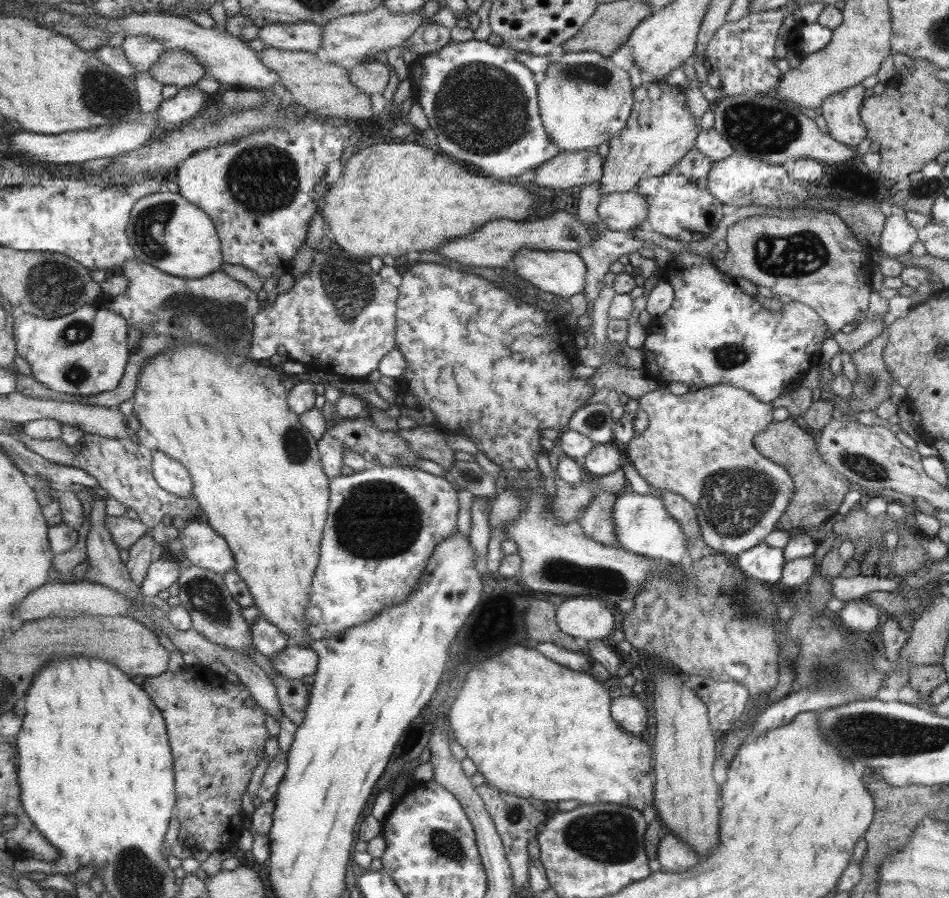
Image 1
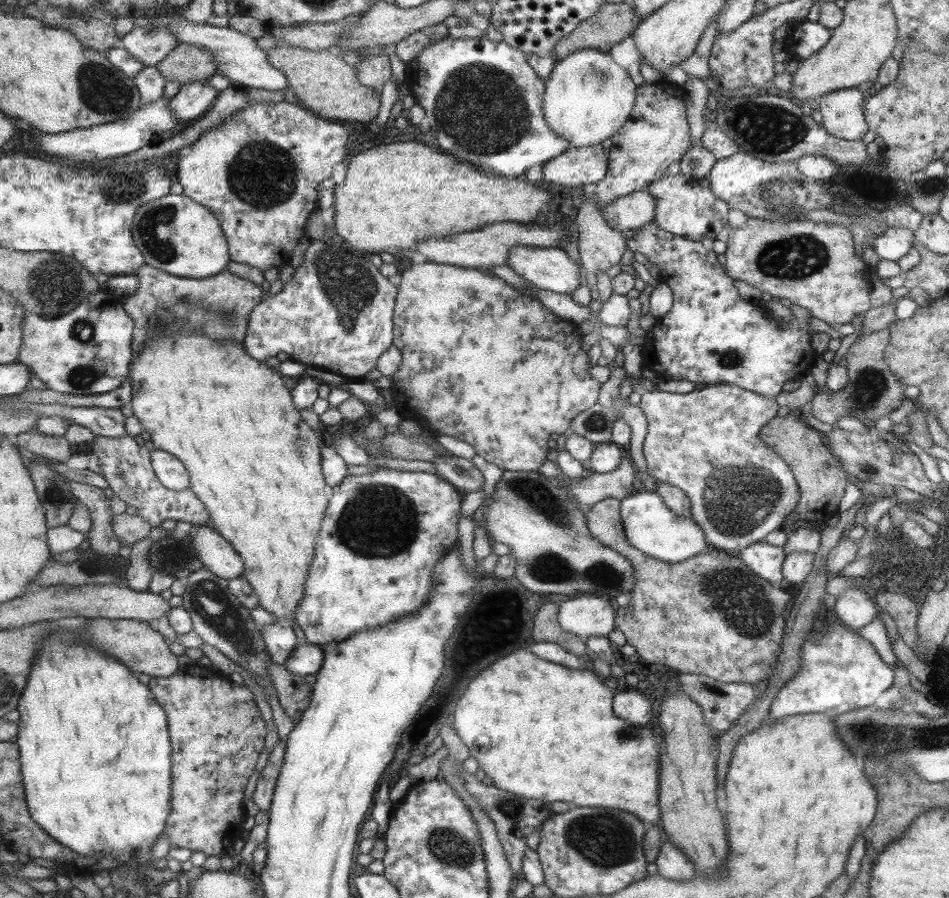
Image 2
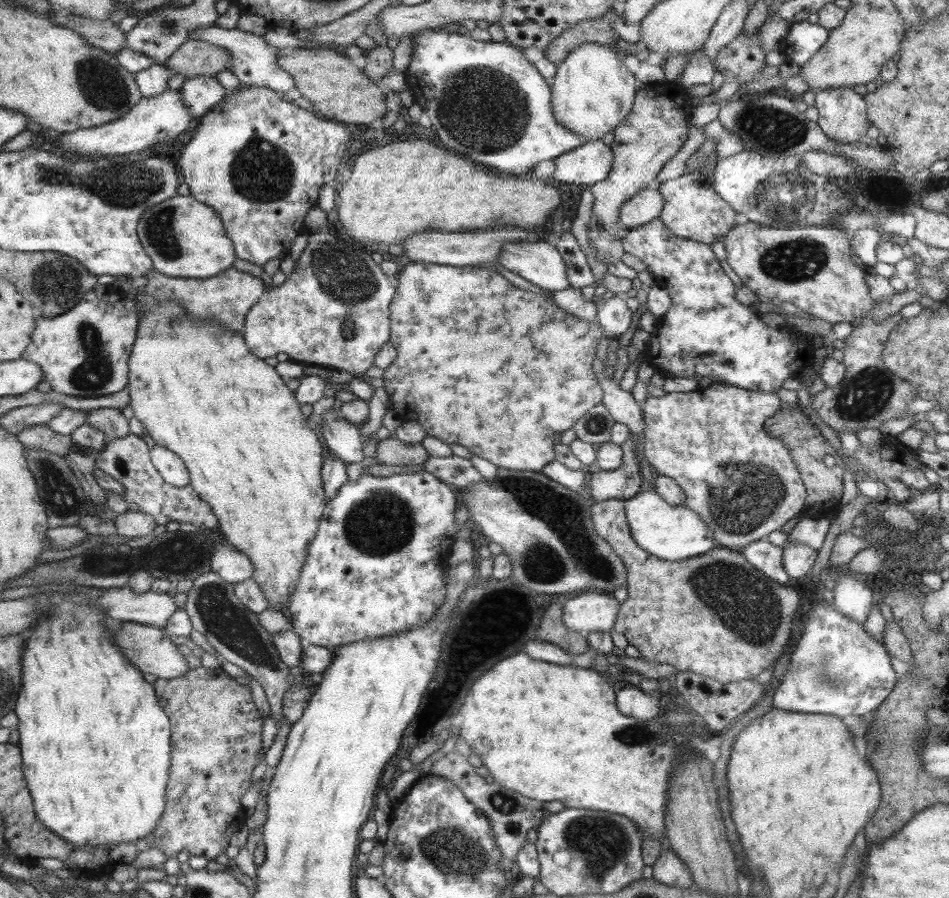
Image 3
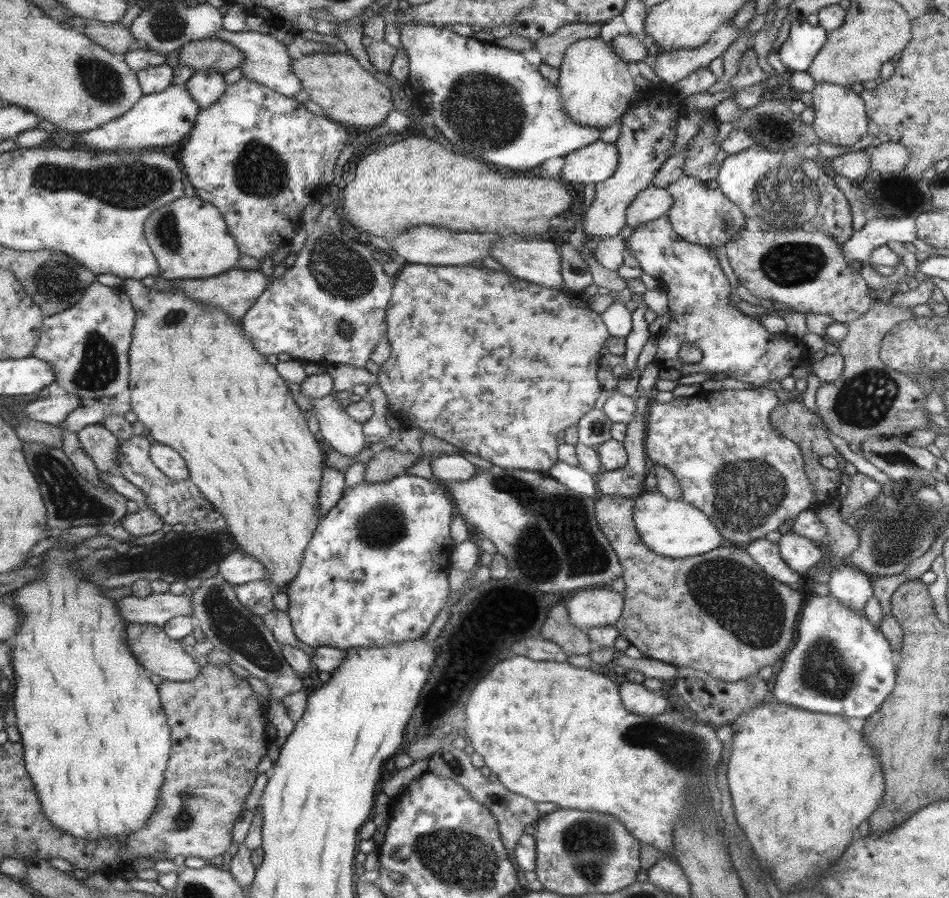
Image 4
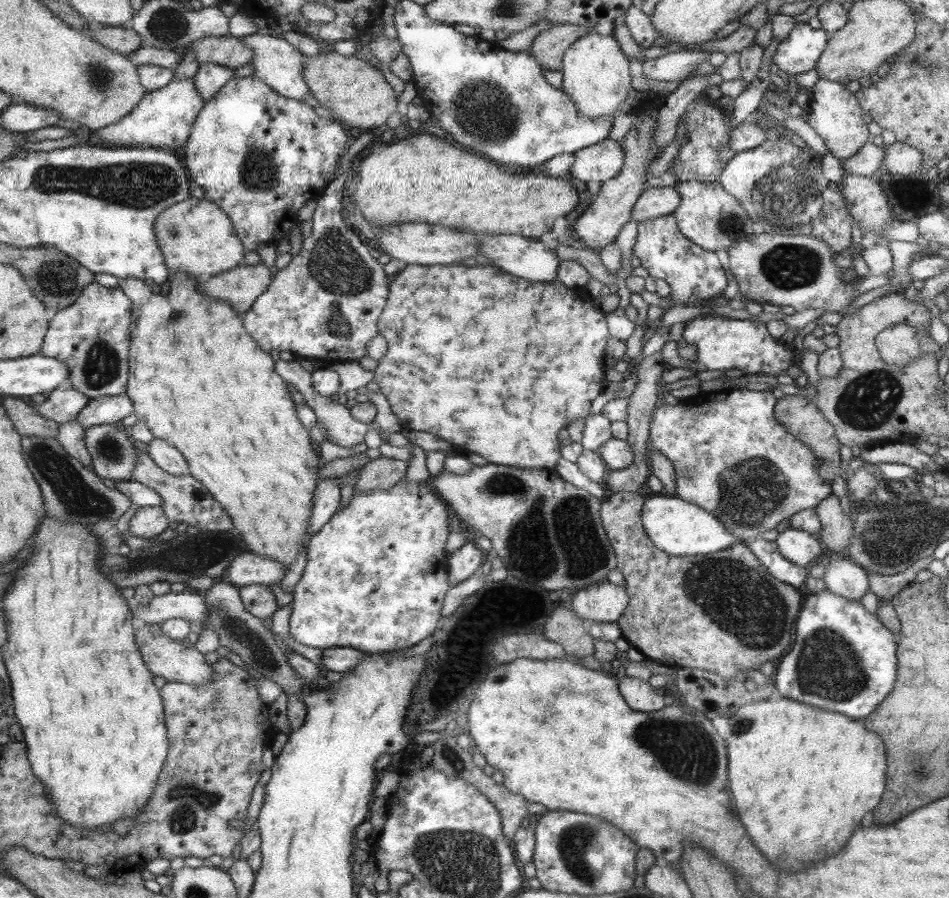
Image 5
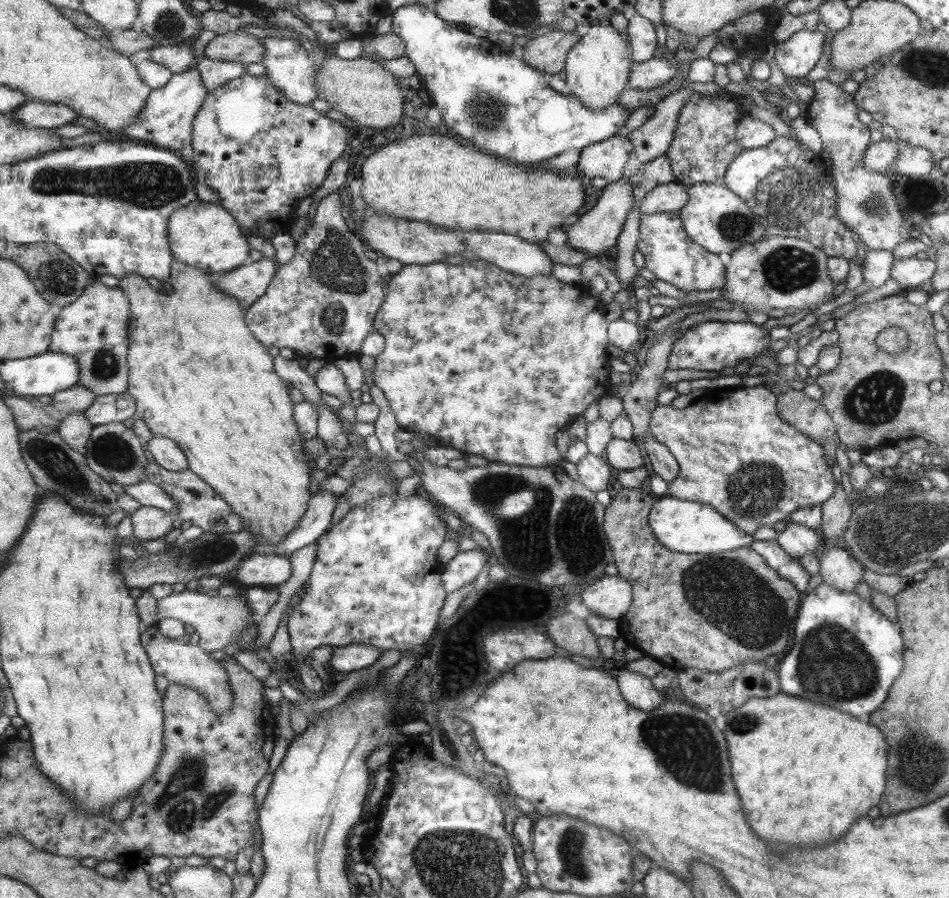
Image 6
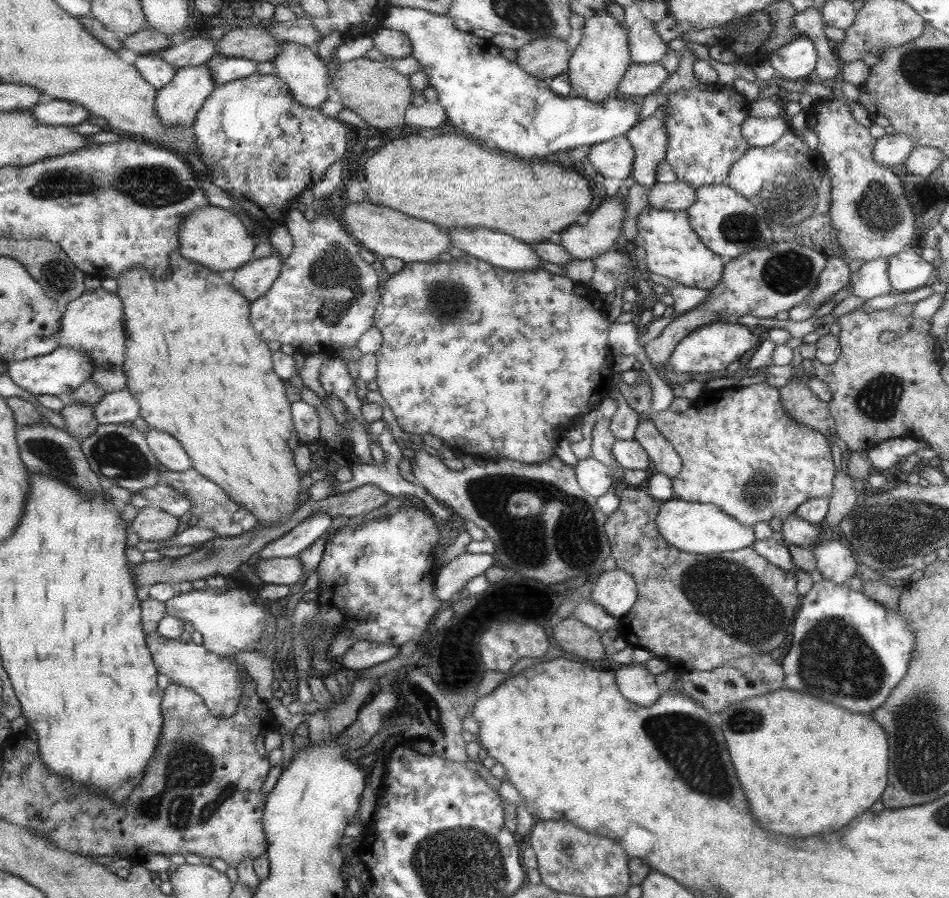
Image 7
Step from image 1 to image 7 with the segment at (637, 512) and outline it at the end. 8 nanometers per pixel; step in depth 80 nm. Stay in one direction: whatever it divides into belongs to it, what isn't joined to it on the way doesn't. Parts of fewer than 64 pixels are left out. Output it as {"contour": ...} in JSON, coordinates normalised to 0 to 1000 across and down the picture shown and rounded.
{"contour":[[[706,555],[698,559],[692,573],[691,584],[693,584],[694,595],[701,598],[703,606],[718,615],[747,618],[778,614],[790,609],[796,604],[792,588],[779,584],[774,577],[752,561],[739,561]]]}

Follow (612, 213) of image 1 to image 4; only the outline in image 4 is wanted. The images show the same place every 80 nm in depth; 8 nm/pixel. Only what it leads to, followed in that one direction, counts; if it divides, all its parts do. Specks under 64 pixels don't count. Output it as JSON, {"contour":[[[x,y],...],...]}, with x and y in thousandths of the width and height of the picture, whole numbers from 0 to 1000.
{"contour":[[[680,209],[669,217],[667,225],[660,232],[660,251],[669,254],[674,249],[698,243],[707,229],[708,220],[702,209]]]}

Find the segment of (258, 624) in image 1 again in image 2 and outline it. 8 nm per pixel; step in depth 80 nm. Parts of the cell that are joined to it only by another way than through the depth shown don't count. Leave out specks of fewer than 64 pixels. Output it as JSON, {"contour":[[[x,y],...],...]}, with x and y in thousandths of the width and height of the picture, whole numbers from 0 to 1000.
{"contour":[[[292,693],[278,697],[276,707],[288,738],[298,742],[302,739],[302,733],[307,733],[308,726],[315,717],[313,704],[307,698],[300,699]]]}

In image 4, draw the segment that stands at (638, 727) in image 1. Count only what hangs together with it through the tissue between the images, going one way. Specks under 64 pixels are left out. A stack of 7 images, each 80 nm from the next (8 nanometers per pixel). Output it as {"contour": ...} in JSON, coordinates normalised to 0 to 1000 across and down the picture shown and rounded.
{"contour":[[[656,757],[652,763],[652,775],[661,793],[673,797],[690,797],[706,787],[706,783],[691,771],[682,768],[677,761]]]}

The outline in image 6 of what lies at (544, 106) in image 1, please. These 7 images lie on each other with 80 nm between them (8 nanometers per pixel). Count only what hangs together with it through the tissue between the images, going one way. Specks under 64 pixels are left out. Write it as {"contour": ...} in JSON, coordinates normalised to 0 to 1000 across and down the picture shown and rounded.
{"contour":[[[636,22],[638,28],[627,24],[620,37],[607,46],[596,62],[595,81],[596,102],[609,108],[619,122],[629,125],[650,114],[650,107],[656,102],[663,82],[663,56],[656,41]]]}

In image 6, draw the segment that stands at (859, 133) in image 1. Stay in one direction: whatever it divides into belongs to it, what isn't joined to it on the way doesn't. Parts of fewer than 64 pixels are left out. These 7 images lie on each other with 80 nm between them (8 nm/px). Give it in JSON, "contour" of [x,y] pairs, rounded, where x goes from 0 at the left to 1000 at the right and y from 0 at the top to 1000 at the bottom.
{"contour":[[[865,88],[856,92],[857,110],[850,114],[848,131],[863,148],[866,167],[874,170],[876,177],[876,200],[879,203],[880,216],[883,217],[883,241],[885,246],[910,272],[911,280],[916,277],[934,278],[939,281],[942,274],[952,267],[949,254],[950,236],[947,236],[945,223],[942,222],[942,207],[938,197],[933,194],[918,194],[908,186],[908,169],[916,160],[916,144],[903,133],[904,120],[901,118],[899,106],[888,101],[886,95],[876,94]]]}

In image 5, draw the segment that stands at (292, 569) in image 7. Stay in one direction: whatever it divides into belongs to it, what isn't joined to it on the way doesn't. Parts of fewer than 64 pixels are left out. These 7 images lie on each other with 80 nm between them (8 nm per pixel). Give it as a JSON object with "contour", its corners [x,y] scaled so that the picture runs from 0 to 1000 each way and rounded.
{"contour":[[[264,615],[250,618],[238,635],[242,648],[250,654],[288,650],[298,646],[302,637],[297,626]]]}

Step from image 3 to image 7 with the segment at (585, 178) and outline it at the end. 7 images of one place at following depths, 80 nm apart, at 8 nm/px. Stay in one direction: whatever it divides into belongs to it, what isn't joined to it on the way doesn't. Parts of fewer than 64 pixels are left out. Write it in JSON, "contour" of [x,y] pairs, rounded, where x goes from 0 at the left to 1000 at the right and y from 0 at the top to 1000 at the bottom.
{"contour":[[[658,151],[635,157],[621,164],[617,185],[627,198],[661,198],[668,167]]]}

